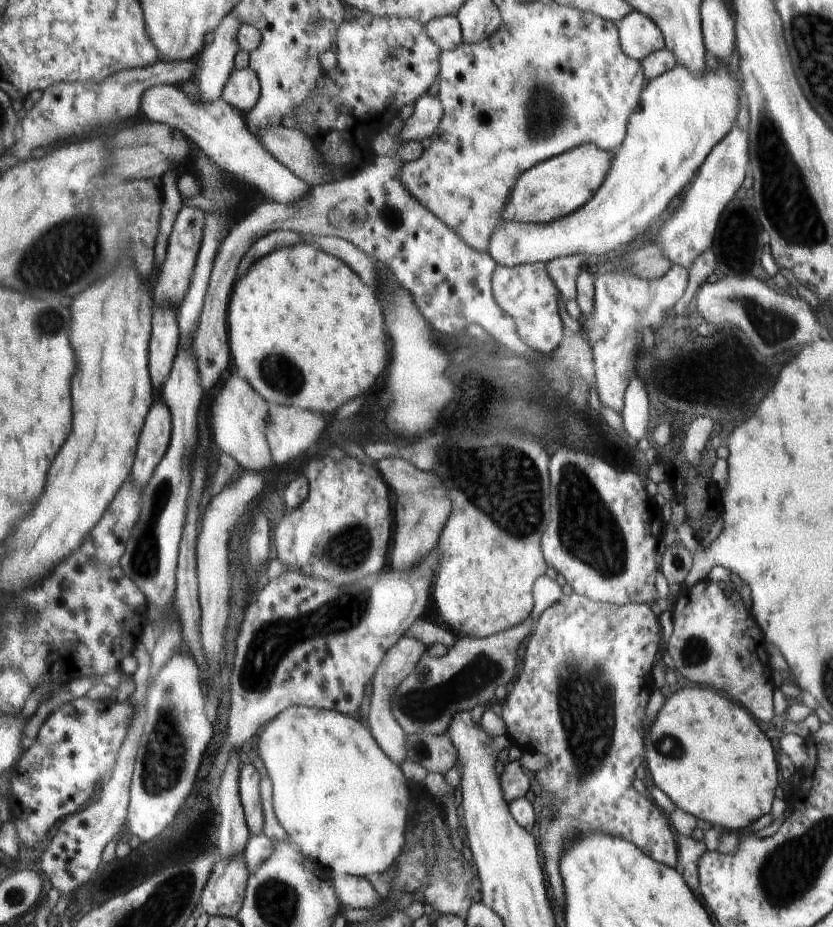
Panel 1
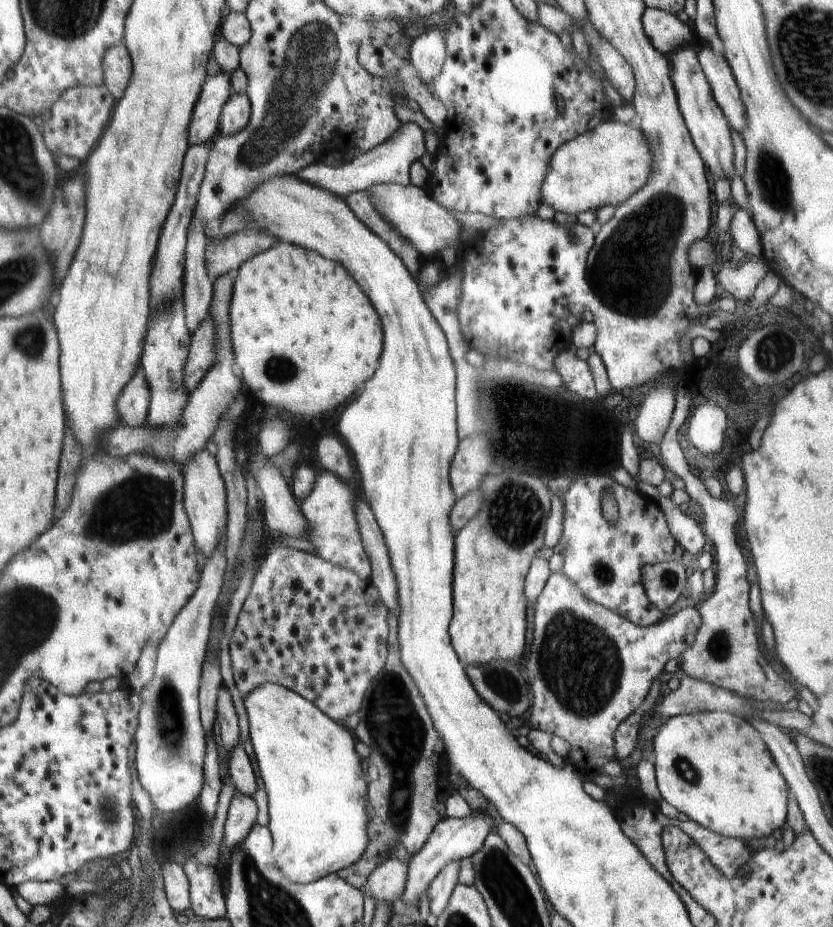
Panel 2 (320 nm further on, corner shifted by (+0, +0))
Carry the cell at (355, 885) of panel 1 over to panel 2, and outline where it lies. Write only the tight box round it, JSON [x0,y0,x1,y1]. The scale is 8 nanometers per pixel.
[365,855,408,904]

